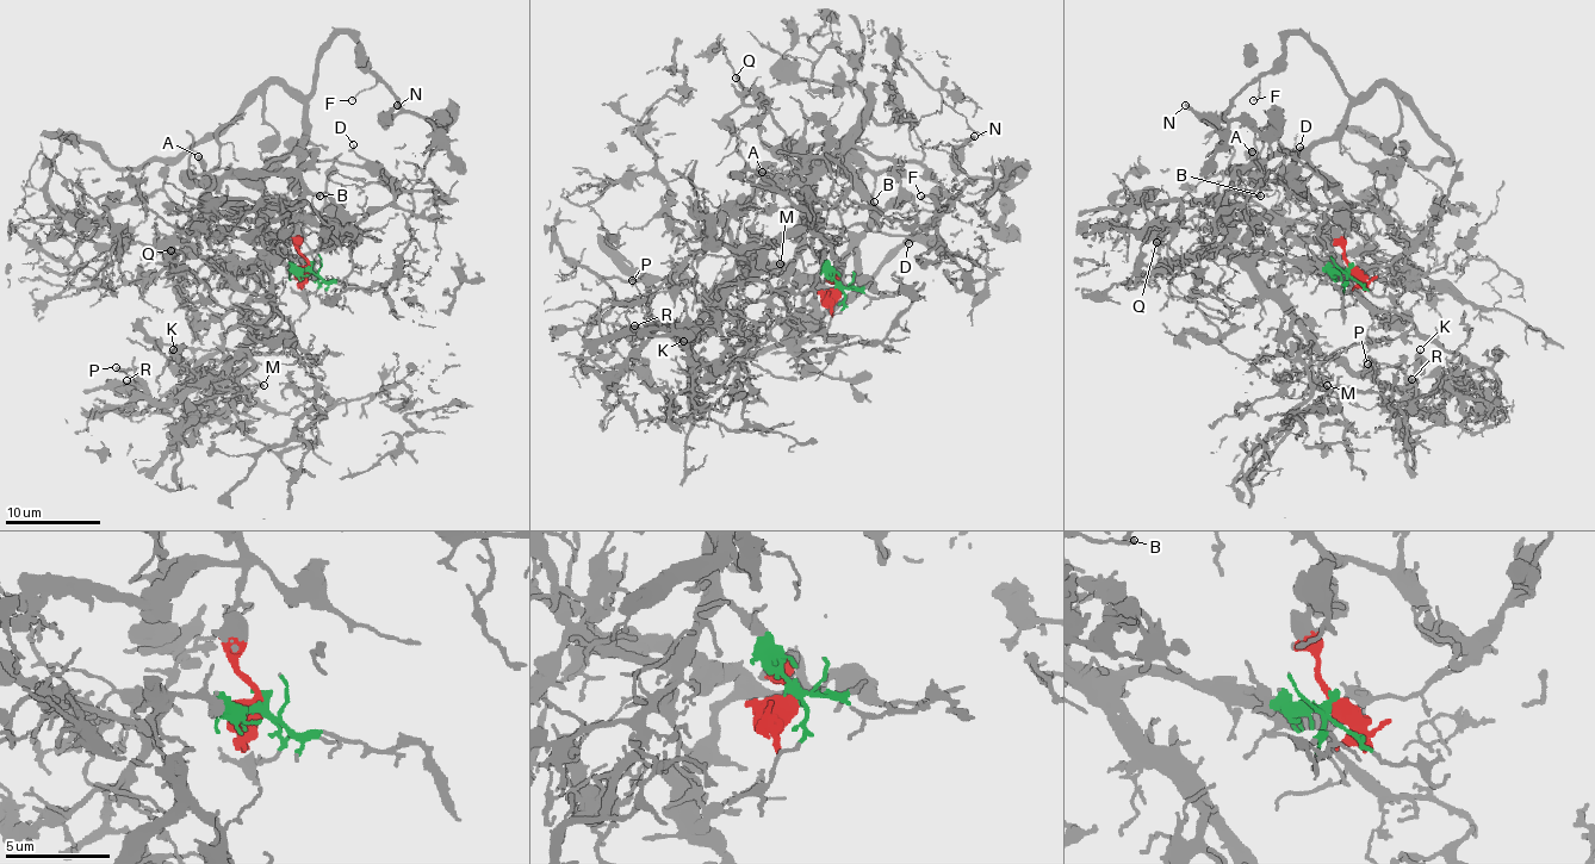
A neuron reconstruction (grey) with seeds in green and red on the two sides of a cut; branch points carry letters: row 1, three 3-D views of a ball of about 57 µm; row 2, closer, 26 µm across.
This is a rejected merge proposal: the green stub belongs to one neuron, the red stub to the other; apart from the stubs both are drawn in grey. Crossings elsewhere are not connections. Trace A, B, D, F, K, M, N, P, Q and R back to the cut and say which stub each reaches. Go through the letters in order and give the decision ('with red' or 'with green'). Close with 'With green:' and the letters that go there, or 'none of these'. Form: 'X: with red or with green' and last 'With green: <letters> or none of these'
A: with red
B: with red
D: with red
F: with red
K: with green
M: with green
N: with red
P: with green
Q: with green
R: with green
With green: K, M, P, Q, R

